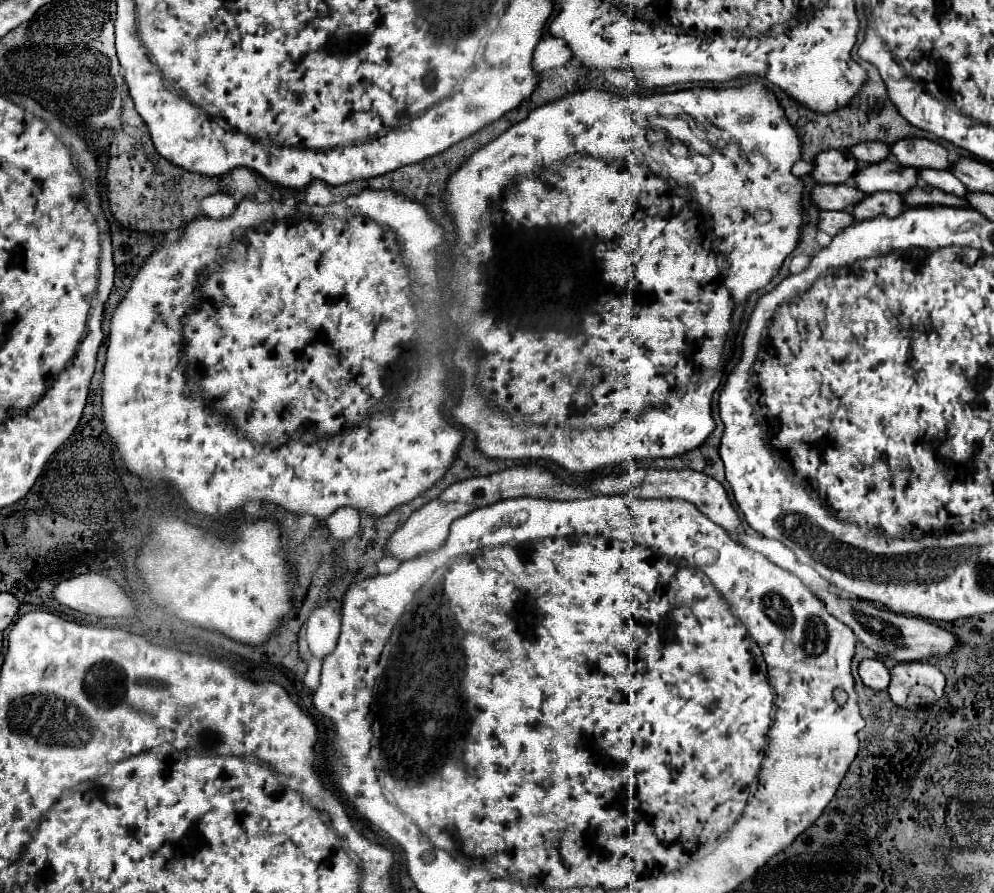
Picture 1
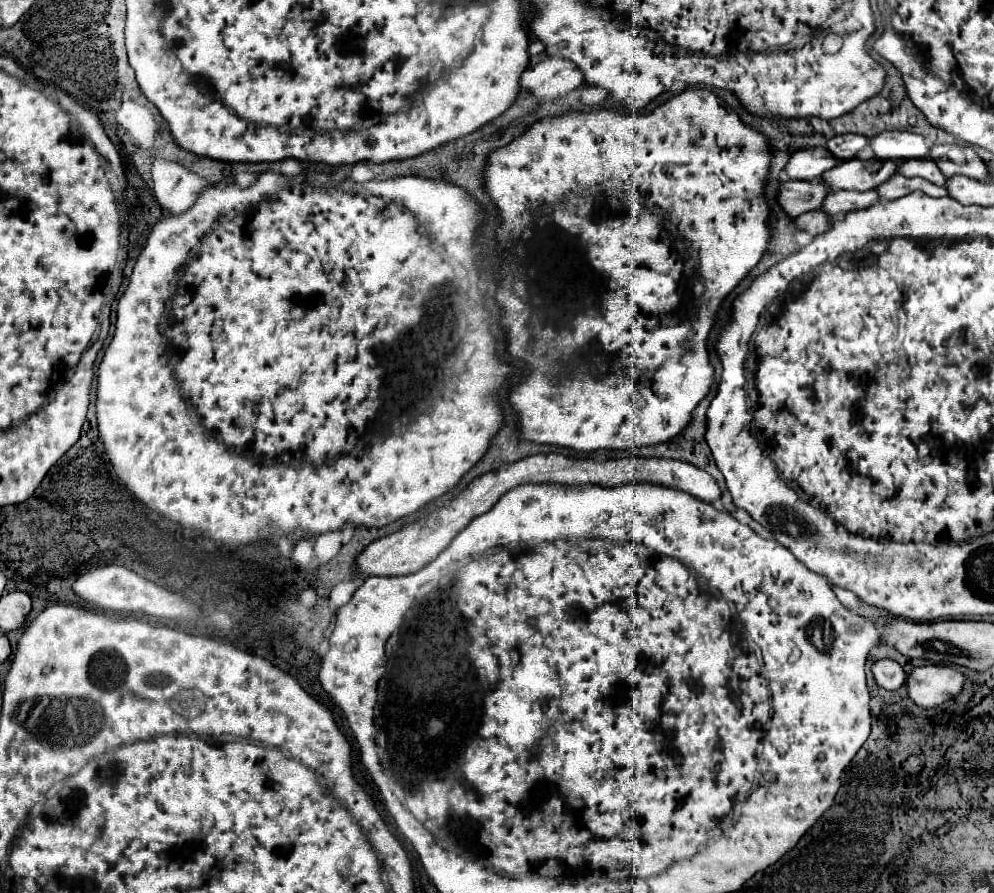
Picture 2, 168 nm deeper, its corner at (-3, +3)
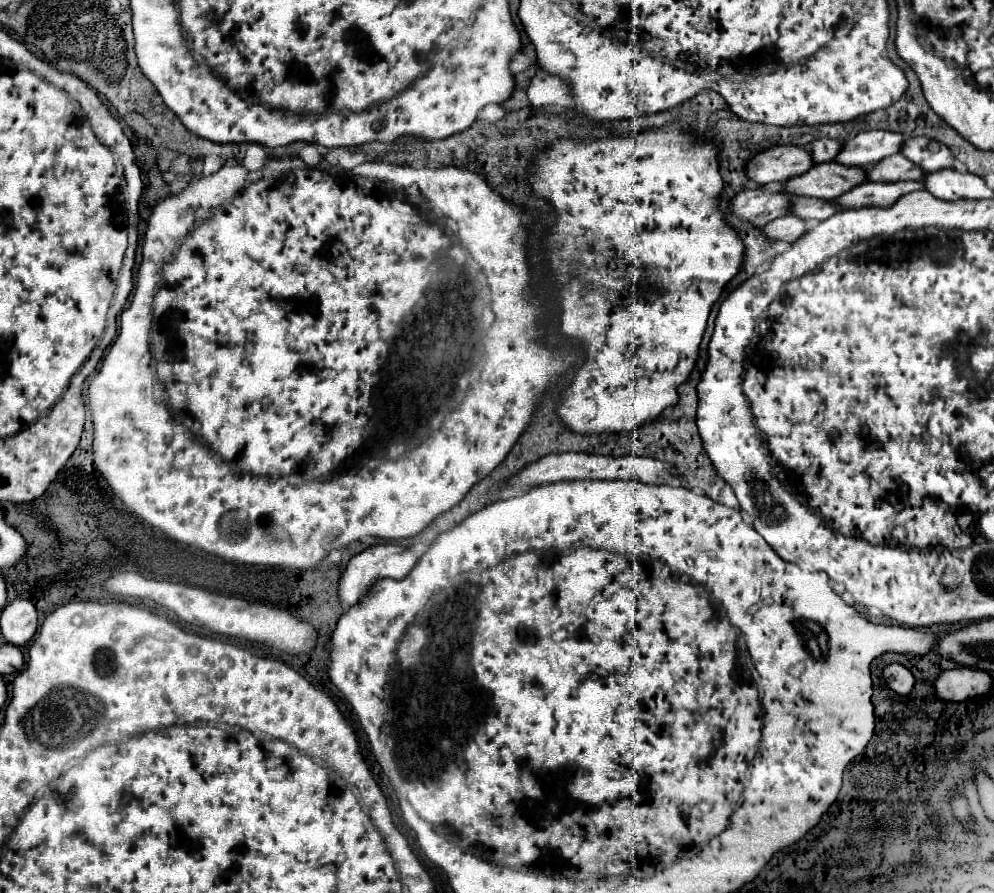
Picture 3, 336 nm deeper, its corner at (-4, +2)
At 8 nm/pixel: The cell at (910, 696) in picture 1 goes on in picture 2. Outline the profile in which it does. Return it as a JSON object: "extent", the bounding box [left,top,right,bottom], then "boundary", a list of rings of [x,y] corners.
{"extent":[907,665,965,707],"boundary":[[[949,665],[915,667],[907,677],[909,697],[921,707],[937,707],[959,695],[965,685],[965,675]]]}

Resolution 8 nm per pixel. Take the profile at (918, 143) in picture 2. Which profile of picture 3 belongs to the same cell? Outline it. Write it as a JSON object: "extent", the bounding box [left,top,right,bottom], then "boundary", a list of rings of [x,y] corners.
{"extent":[836,130,904,166],"boundary":[[[866,130],[844,144],[842,152],[836,156],[836,162],[858,166],[876,164],[892,154],[898,154],[902,144],[904,136],[900,136],[900,132],[896,134],[888,130]]]}

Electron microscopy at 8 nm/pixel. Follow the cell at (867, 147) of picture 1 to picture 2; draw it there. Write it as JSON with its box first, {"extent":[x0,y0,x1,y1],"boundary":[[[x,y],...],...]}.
{"extent":[825,133,869,161],"boundary":[[[847,133],[847,135],[831,137],[831,139],[827,141],[827,145],[825,145],[825,147],[827,147],[827,151],[831,151],[831,155],[833,155],[835,159],[847,161],[847,159],[855,157],[855,153],[857,153],[861,147],[865,147],[867,143],[869,143],[869,139],[867,139],[867,137]]]}

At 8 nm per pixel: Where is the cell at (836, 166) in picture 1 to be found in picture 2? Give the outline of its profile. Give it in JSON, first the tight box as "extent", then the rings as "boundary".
{"extent":[785,147,839,181],"boundary":[[[803,147],[791,153],[789,163],[785,165],[785,173],[789,175],[789,179],[801,179],[801,181],[811,181],[811,179],[819,179],[823,171],[829,171],[831,167],[835,167],[839,161],[821,147]]]}

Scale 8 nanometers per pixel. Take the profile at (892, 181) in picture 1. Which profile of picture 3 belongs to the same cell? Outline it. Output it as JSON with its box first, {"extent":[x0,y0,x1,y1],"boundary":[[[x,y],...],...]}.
{"extent":[784,162,868,200],"boundary":[[[824,162],[824,164],[814,164],[806,174],[788,180],[784,192],[792,196],[814,196],[824,200],[836,200],[844,192],[864,182],[868,182],[866,168]]]}

